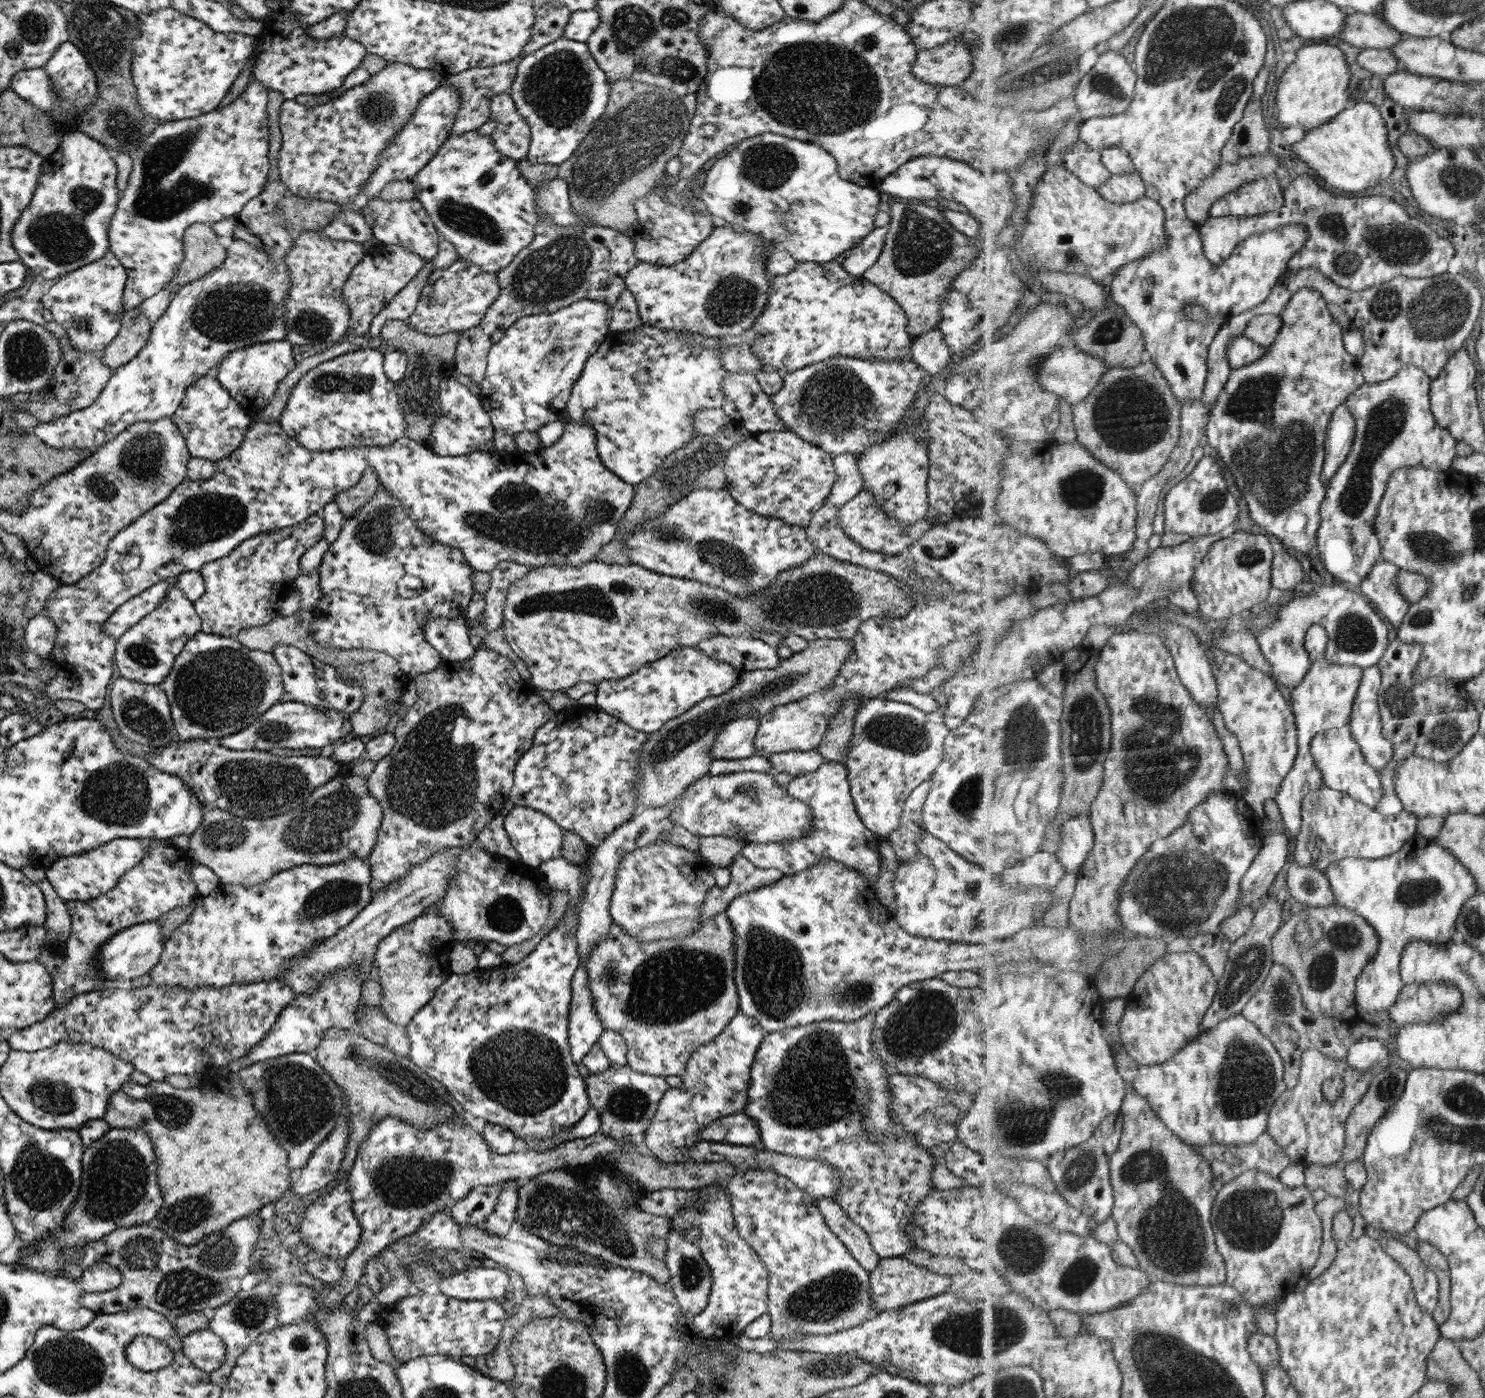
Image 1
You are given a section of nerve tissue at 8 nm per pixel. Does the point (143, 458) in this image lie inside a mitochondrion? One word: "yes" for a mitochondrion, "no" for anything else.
yes

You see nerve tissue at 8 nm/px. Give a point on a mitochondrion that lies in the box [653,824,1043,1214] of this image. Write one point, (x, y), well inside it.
(813, 1086)

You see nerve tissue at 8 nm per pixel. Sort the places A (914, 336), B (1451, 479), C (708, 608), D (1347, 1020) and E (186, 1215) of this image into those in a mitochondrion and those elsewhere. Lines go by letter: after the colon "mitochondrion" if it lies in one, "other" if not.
A: other
B: other
C: mitochondrion
D: other
E: mitochondrion

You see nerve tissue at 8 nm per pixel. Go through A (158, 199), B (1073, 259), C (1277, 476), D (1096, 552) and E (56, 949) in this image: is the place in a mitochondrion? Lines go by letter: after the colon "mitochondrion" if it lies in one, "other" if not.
A: mitochondrion
B: mitochondrion
C: mitochondrion
D: other
E: other

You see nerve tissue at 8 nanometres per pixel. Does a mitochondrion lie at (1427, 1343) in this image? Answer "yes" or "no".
no

